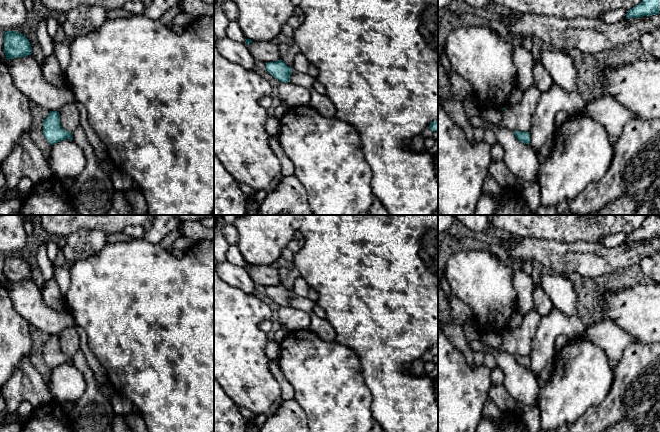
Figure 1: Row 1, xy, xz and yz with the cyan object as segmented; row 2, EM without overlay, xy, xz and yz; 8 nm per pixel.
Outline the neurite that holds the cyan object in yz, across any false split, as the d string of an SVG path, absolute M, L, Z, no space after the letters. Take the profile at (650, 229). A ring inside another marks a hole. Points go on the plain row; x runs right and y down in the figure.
M648 215L642 226L628 234L626 243L660 238L660 216Z

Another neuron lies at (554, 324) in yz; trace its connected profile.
M552 307L545 316L541 316L539 326L531 342L530 369L538 378L546 364L555 354L555 340L565 336L569 340L580 335L585 325L577 315L567 316Z

